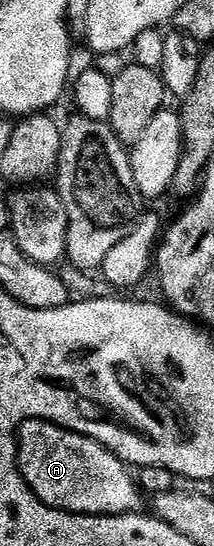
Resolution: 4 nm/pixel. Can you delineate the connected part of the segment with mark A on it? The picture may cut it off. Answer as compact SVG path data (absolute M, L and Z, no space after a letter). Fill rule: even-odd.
M29 419L19 427L18 468L30 491L36 493L44 505L73 515L133 515L141 512L144 495L131 468L105 442L89 439L70 429L46 419Z

